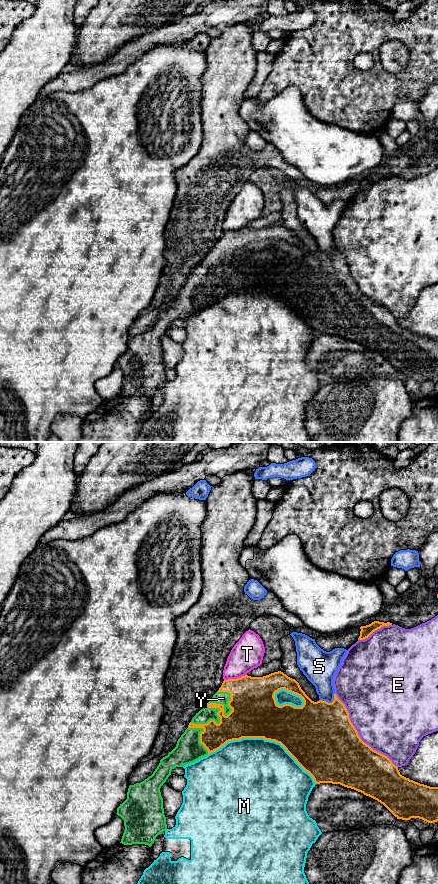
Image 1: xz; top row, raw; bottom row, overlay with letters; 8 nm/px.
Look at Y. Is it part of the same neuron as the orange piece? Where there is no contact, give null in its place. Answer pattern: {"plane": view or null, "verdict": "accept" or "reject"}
{"plane": "xz", "verdict": "accept"}

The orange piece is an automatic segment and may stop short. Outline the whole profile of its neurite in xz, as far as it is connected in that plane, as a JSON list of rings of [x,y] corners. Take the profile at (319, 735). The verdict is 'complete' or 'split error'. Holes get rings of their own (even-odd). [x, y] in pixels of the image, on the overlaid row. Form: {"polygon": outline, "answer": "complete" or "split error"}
{"polygon": [[[278,671],[263,677],[245,675],[237,679],[223,681],[219,690],[206,706],[192,718],[188,728],[178,739],[176,747],[160,760],[153,774],[144,781],[129,786],[127,799],[120,804],[116,813],[124,820],[125,826],[120,843],[124,845],[145,844],[151,847],[156,837],[167,830],[160,788],[171,775],[171,771],[176,767],[183,767],[207,756],[229,741],[242,738],[264,738],[280,743],[304,771],[313,777],[316,784],[340,784],[361,792],[383,804],[397,819],[419,818],[428,823],[438,821],[438,787],[420,784],[402,776],[398,767],[387,756],[373,750],[364,743],[351,723],[345,705],[338,699],[336,694],[334,694],[332,703],[322,700],[314,702],[305,694],[295,679]],[[281,689],[300,696],[304,701],[303,706],[295,707],[291,704],[279,706],[274,695]]], "answer": "split error"}

